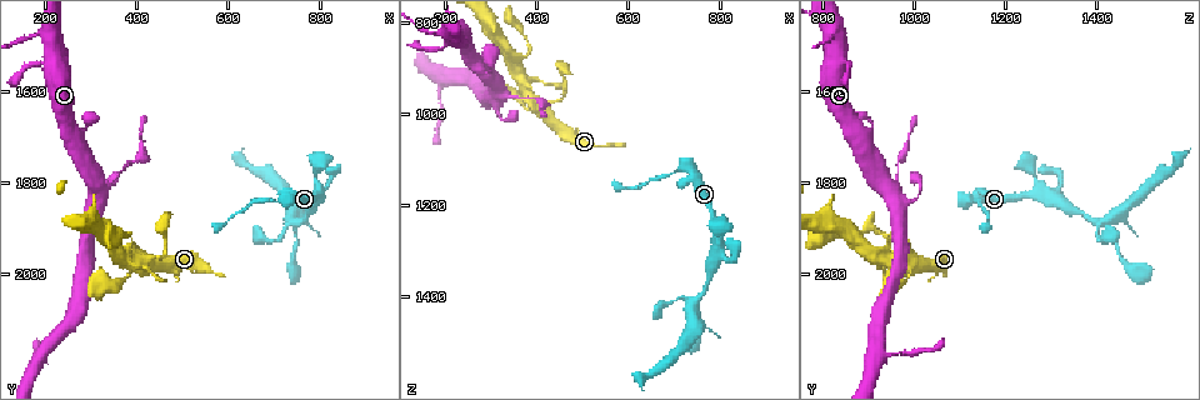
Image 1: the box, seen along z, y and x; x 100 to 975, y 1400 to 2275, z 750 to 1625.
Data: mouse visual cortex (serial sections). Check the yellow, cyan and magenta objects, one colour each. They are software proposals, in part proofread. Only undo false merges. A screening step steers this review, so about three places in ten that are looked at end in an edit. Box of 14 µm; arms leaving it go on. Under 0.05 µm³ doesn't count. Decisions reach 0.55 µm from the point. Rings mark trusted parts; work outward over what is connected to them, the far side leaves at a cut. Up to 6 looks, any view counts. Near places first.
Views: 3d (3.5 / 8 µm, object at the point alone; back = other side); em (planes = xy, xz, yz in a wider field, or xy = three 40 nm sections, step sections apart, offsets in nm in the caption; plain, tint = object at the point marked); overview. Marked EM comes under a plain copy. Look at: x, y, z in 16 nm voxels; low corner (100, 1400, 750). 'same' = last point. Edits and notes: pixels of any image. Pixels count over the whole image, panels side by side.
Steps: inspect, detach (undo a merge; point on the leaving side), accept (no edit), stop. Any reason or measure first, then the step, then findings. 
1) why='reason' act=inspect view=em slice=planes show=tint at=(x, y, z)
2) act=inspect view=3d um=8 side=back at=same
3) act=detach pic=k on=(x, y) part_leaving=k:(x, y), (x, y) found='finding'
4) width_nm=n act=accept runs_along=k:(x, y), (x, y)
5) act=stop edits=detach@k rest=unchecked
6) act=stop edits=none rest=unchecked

why='thin arm on a thick one' act=inspect view=3d um=8 at=(415, 1970, 990)

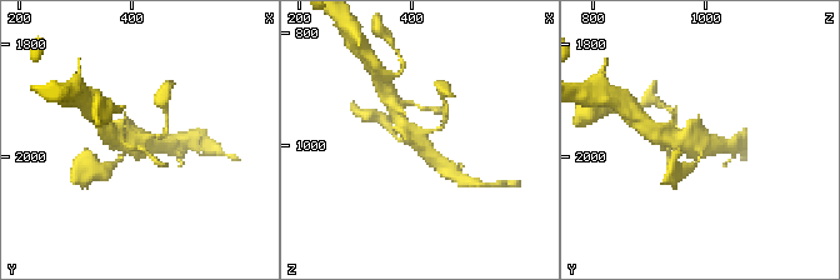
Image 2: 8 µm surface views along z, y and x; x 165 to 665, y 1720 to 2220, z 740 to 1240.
act=inspect view=em slice=planes show=tint at=(410, 1970, 990)

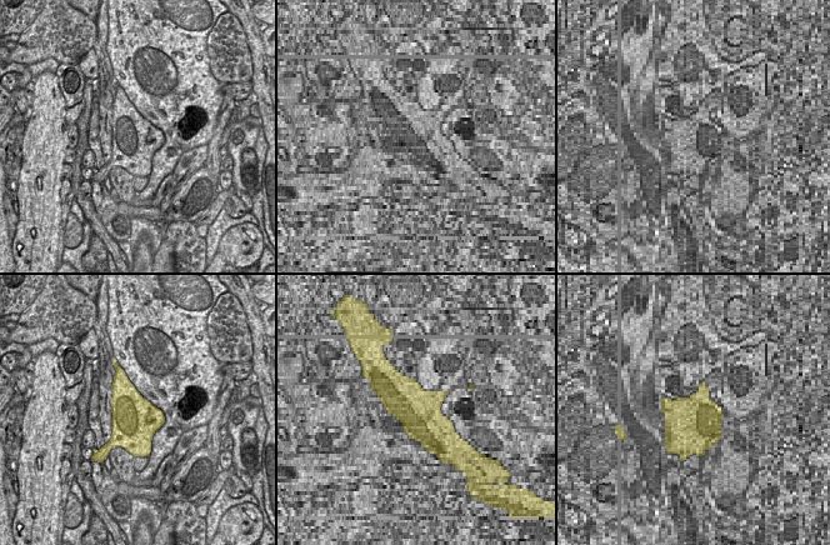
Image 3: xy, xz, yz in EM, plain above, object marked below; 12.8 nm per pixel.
act=accept runs_along=2:(443, 166), (425, 151), (395, 111) found='one cell here'

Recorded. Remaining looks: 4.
why='abrupt turn' act=inspect view=3d um=3.5 at=(325, 1810, 950)

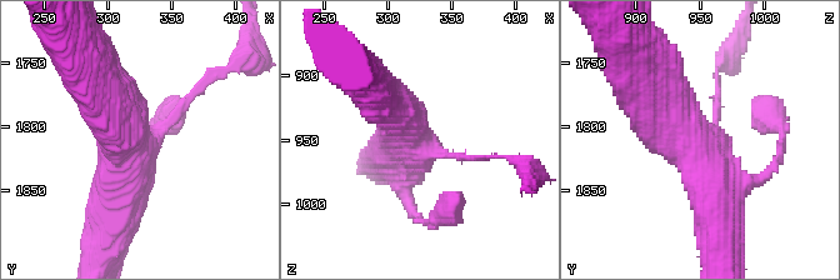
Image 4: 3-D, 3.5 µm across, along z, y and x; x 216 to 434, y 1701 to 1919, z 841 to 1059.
arms=3 arm_widths_nm=150,500,600 act=inspect view=em slice=xy step=1 show=tint at=(324, 1814, 956)

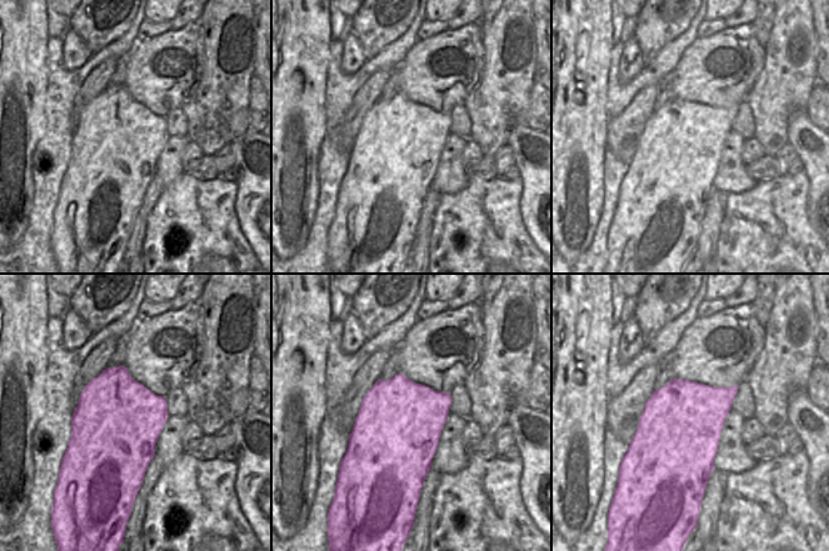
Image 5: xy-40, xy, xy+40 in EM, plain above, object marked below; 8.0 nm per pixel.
act=accept runs_along=4:(650, 81), (714, 185), (718, 224) found='one cell here'

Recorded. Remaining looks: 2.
why='calibre changes' act=inspect view=3d um=3.5 at=(735, 1840, 1110)

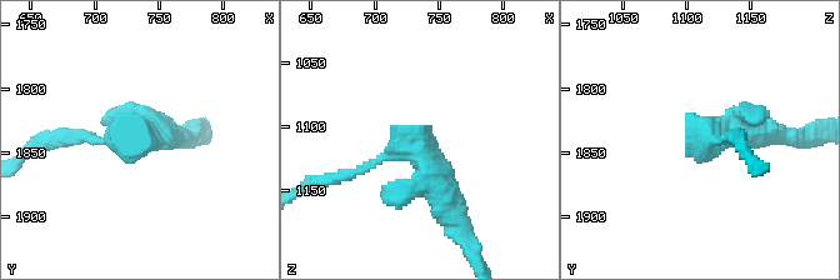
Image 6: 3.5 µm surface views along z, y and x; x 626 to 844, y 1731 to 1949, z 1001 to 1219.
act=accept runs_along=6:(458, 224), (411, 144), (338, 176) found='one cell here'

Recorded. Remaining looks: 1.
act=stop edits=none rest=unchecked

